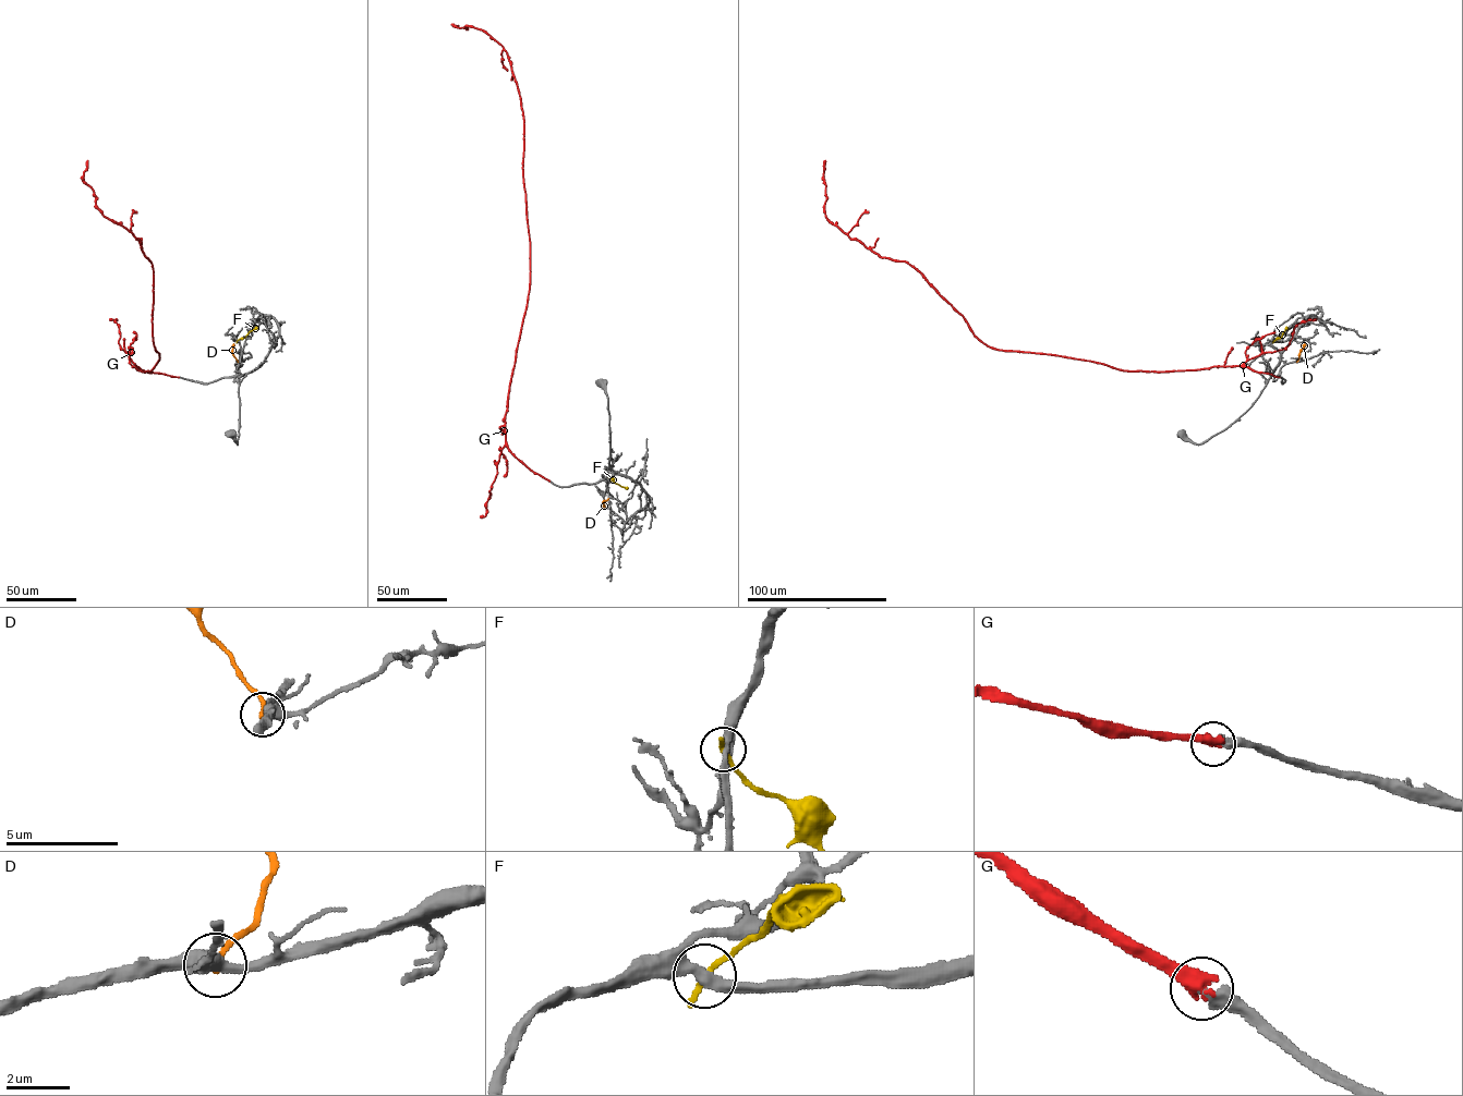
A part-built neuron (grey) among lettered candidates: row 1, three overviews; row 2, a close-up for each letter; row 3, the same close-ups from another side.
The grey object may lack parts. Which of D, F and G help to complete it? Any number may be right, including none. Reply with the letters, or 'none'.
G

